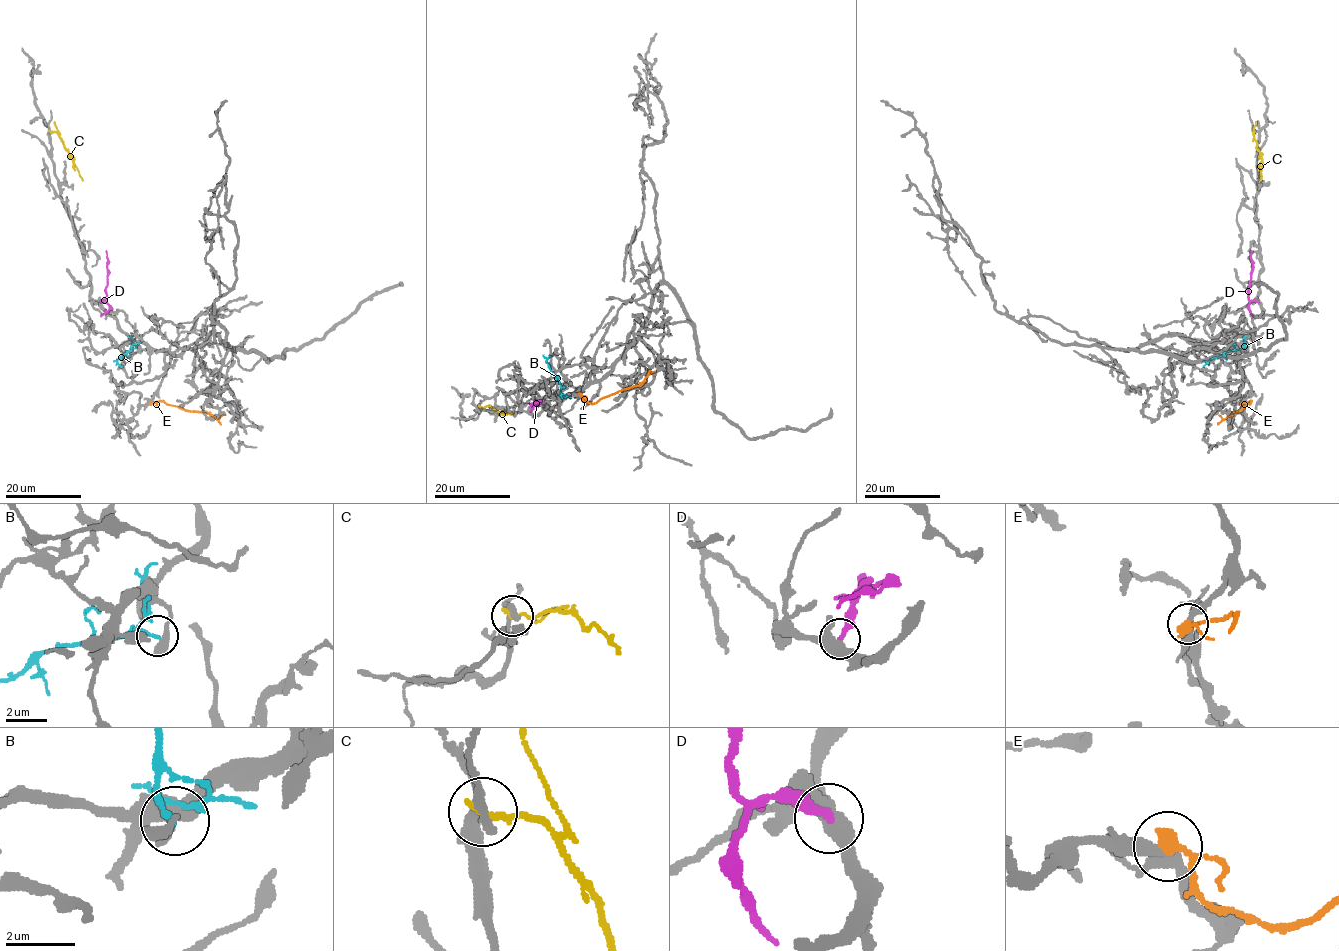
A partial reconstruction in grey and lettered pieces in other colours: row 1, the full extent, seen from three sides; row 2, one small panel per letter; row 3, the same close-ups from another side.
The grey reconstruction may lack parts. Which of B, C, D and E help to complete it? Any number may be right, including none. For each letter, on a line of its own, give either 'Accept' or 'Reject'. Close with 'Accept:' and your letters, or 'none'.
B: Reject
C: Reject
D: Accept
E: Reject
Accept: D

